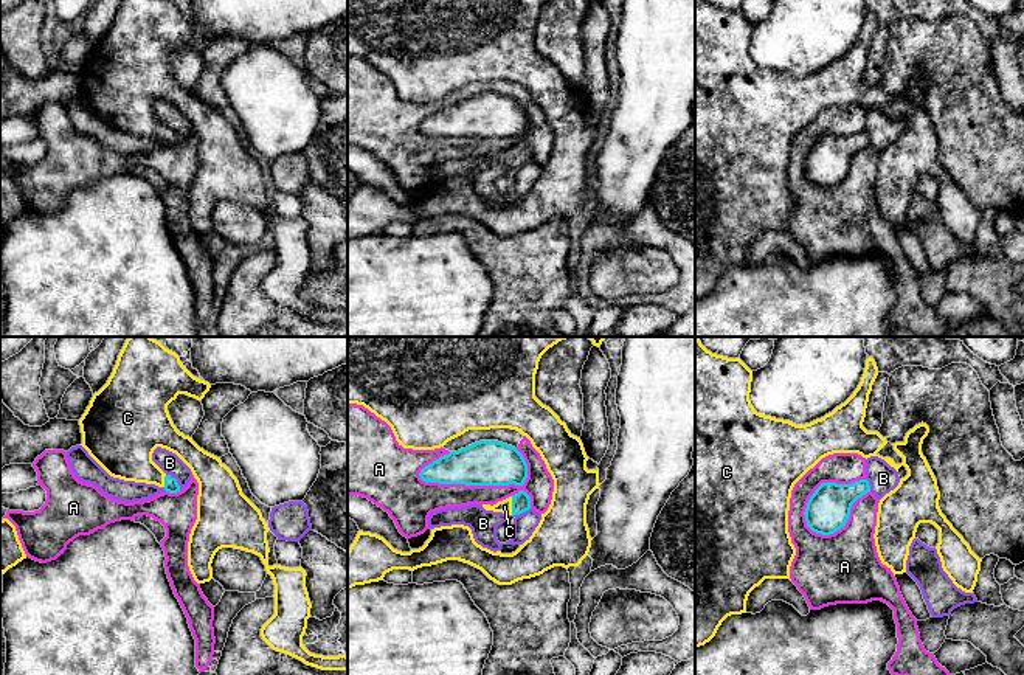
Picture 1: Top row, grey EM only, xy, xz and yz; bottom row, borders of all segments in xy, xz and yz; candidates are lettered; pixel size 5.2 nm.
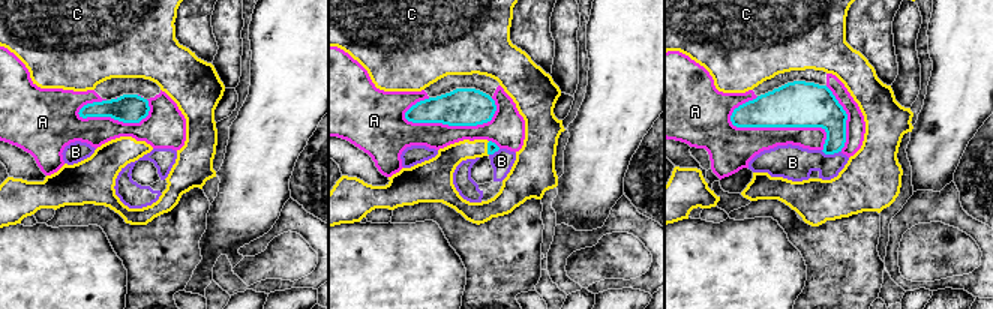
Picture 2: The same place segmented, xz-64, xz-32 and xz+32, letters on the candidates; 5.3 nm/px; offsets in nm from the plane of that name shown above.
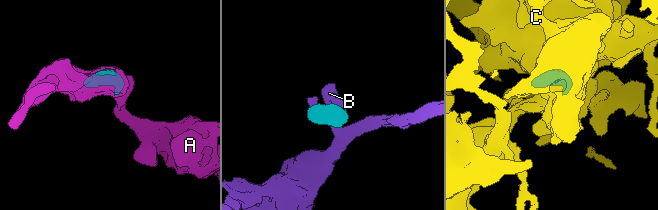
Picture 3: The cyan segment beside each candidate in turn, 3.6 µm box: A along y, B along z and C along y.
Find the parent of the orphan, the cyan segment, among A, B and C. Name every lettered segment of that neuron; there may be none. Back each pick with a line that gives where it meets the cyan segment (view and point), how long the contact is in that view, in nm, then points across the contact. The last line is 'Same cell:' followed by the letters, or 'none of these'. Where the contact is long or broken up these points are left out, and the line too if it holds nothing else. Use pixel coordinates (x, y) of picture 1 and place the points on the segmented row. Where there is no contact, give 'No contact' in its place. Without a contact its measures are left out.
C: Touches cyan at xz (512, 506). Shared border 100 nm
Same cell: C

